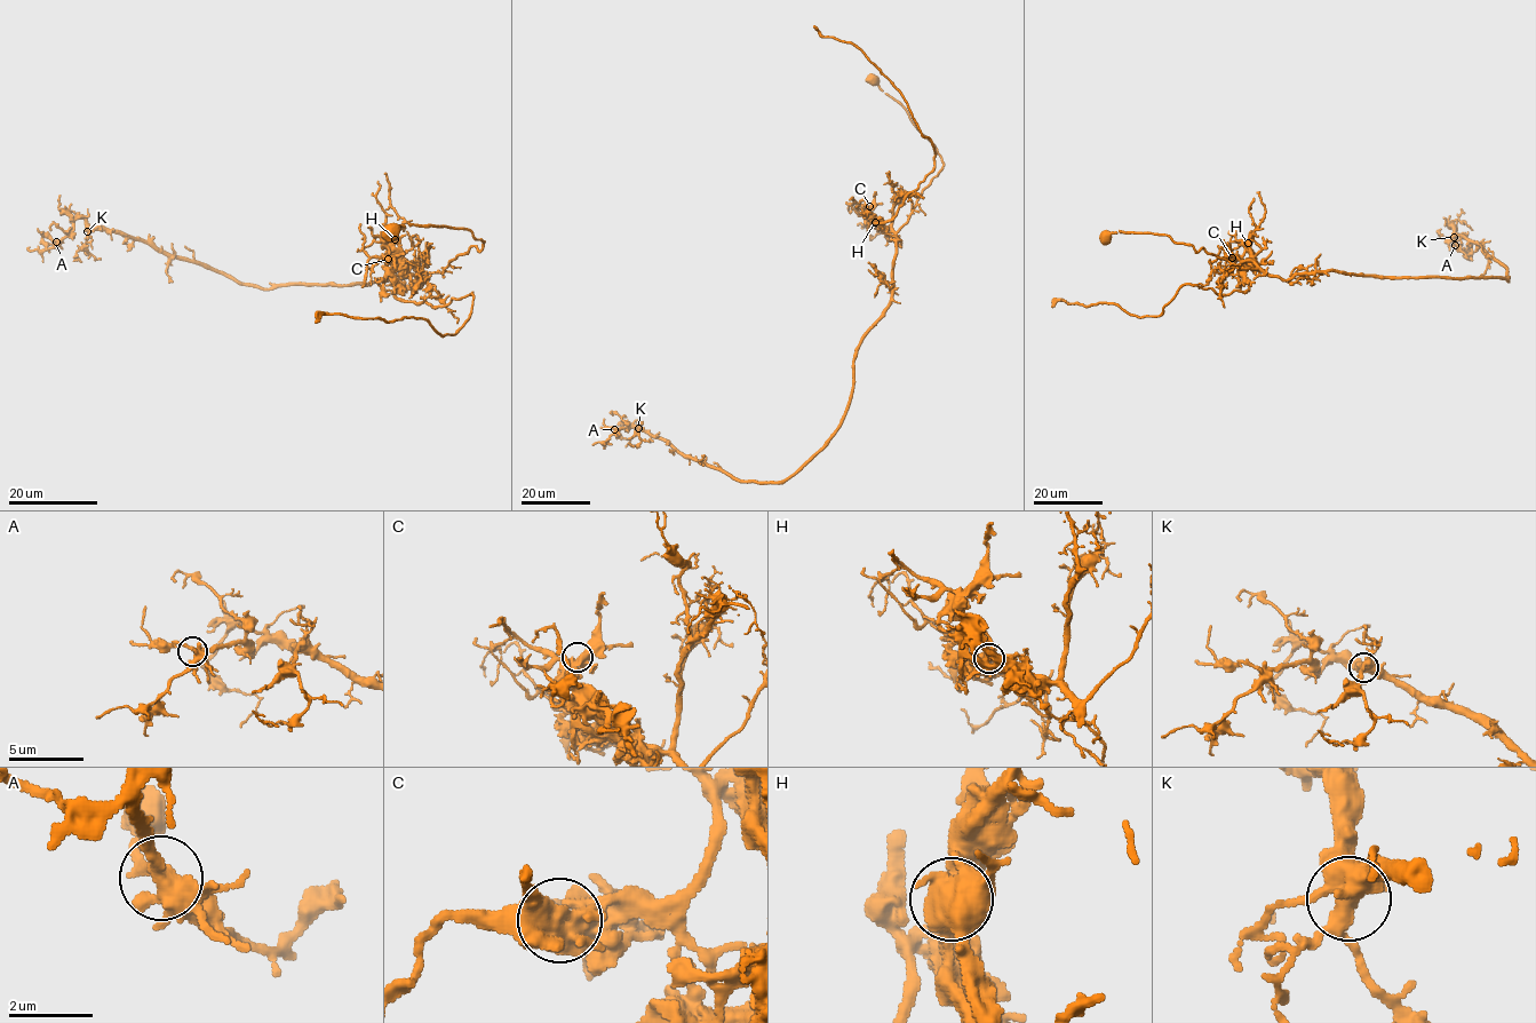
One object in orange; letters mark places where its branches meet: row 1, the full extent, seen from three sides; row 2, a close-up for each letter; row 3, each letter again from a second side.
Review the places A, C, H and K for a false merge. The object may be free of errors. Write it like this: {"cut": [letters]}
{"cut": ["H"]}

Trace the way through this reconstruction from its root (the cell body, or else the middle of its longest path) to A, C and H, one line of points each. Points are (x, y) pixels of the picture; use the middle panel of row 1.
A: (874, 79), (942, 167), (897, 232), (891, 304), (835, 434), (785, 480), (743, 482), (614, 429)
C: (874, 79), (934, 145), (942, 167), (896, 232), (873, 225), (869, 206)
H: (874, 79), (905, 109), (942, 164), (908, 220), (896, 232), (874, 222)

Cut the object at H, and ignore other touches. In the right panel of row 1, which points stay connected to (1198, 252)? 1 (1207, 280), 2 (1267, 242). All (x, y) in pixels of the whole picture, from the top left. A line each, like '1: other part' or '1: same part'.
1: same part
2: other part

